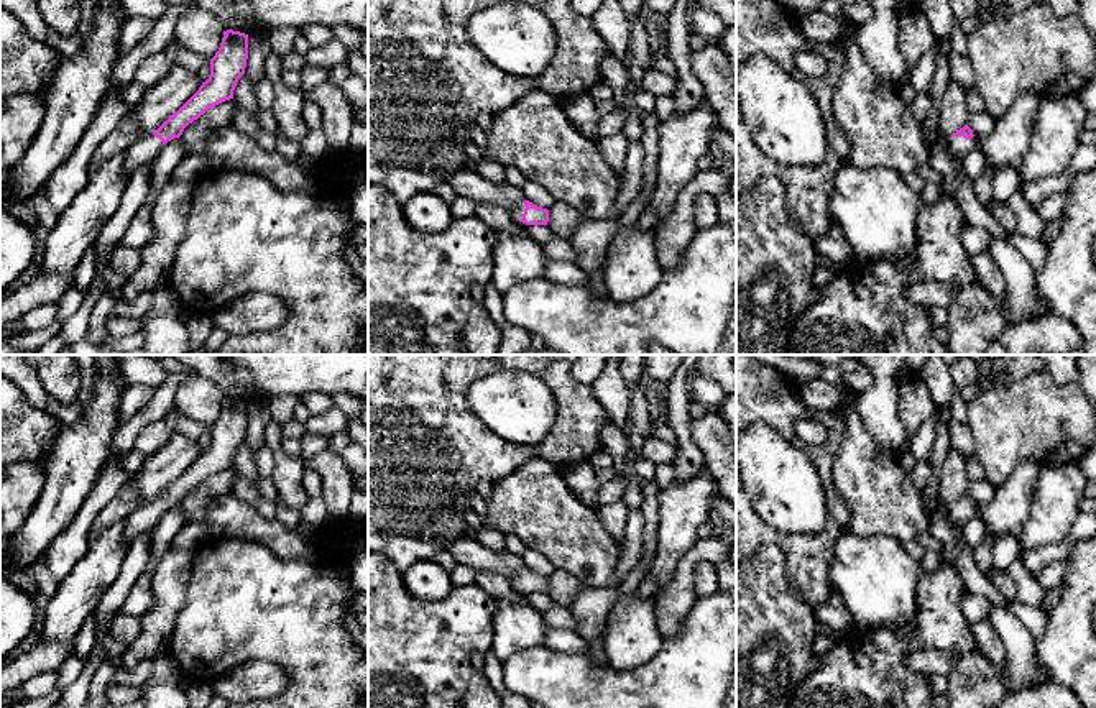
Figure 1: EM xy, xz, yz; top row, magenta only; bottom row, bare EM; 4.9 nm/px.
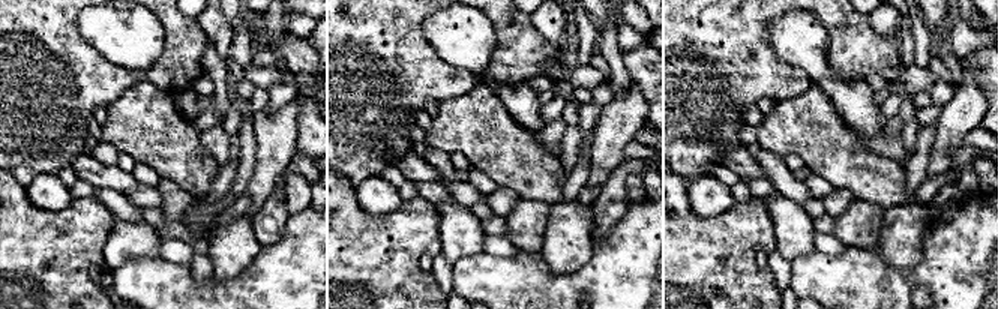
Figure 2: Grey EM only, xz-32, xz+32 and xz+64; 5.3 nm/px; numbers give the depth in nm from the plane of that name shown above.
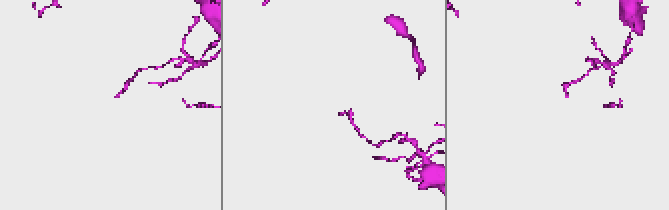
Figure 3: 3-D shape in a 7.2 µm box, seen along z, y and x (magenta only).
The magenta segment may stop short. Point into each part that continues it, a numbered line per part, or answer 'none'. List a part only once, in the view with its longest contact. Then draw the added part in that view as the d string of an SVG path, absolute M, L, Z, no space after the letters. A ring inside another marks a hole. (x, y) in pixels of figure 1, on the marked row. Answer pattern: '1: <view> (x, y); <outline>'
1: xz (516, 212); M519 204L519 205L509 207L508 212L509 212L509 215L511 215L514 223L518 223L518 225L526 228L527 225L521 222L524 209L526 209L526 205Z

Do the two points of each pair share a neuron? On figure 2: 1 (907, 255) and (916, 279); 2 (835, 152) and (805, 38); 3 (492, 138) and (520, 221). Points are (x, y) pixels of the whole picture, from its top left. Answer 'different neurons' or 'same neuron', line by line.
1: different neurons
2: different neurons
3: different neurons

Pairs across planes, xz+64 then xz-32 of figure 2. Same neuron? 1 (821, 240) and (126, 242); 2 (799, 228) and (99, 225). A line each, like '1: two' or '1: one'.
1: two
2: two

